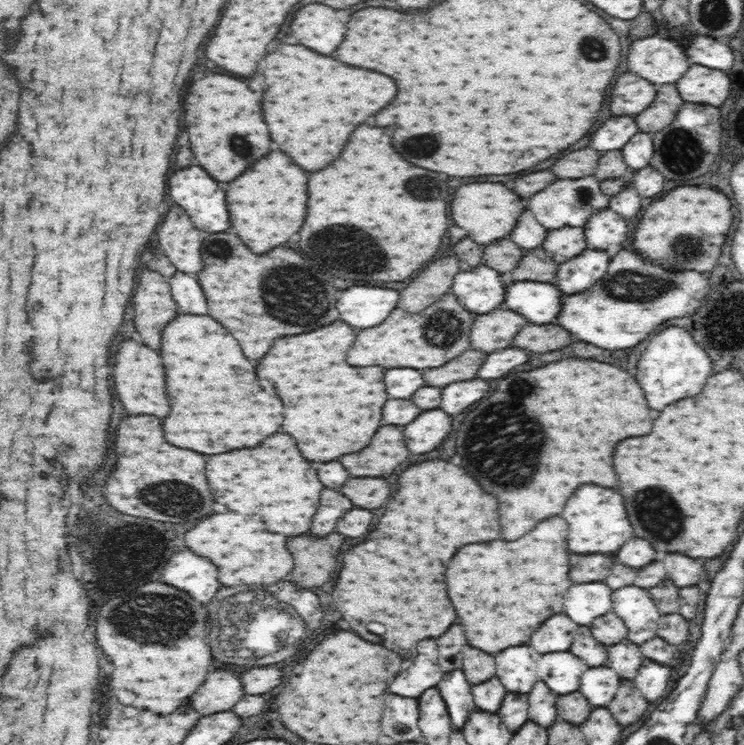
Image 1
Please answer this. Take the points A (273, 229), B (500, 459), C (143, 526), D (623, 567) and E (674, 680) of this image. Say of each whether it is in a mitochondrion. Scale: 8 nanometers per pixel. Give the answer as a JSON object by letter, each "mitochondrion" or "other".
{"A":"other","B":"mitochondrion","C":"mitochondrion","D":"other","E":"other"}

